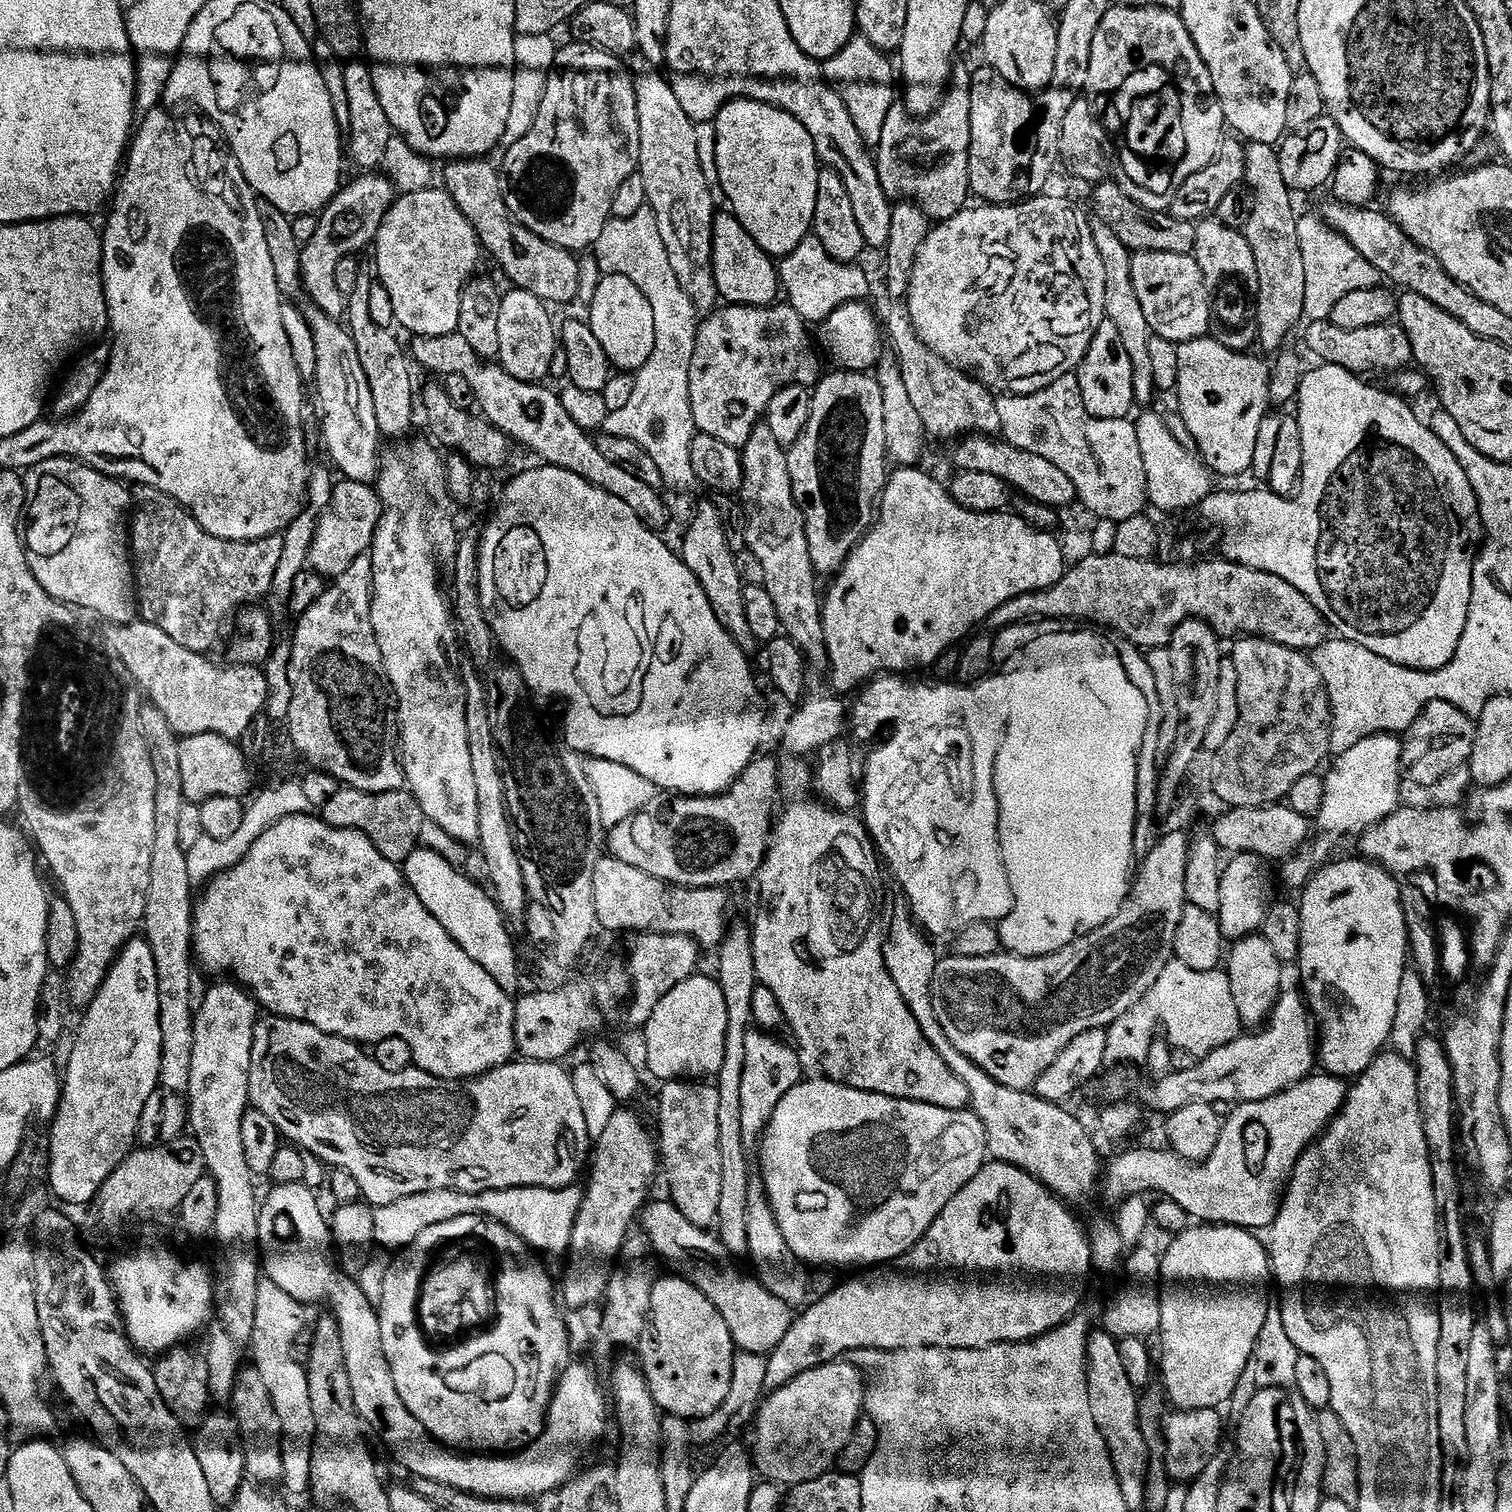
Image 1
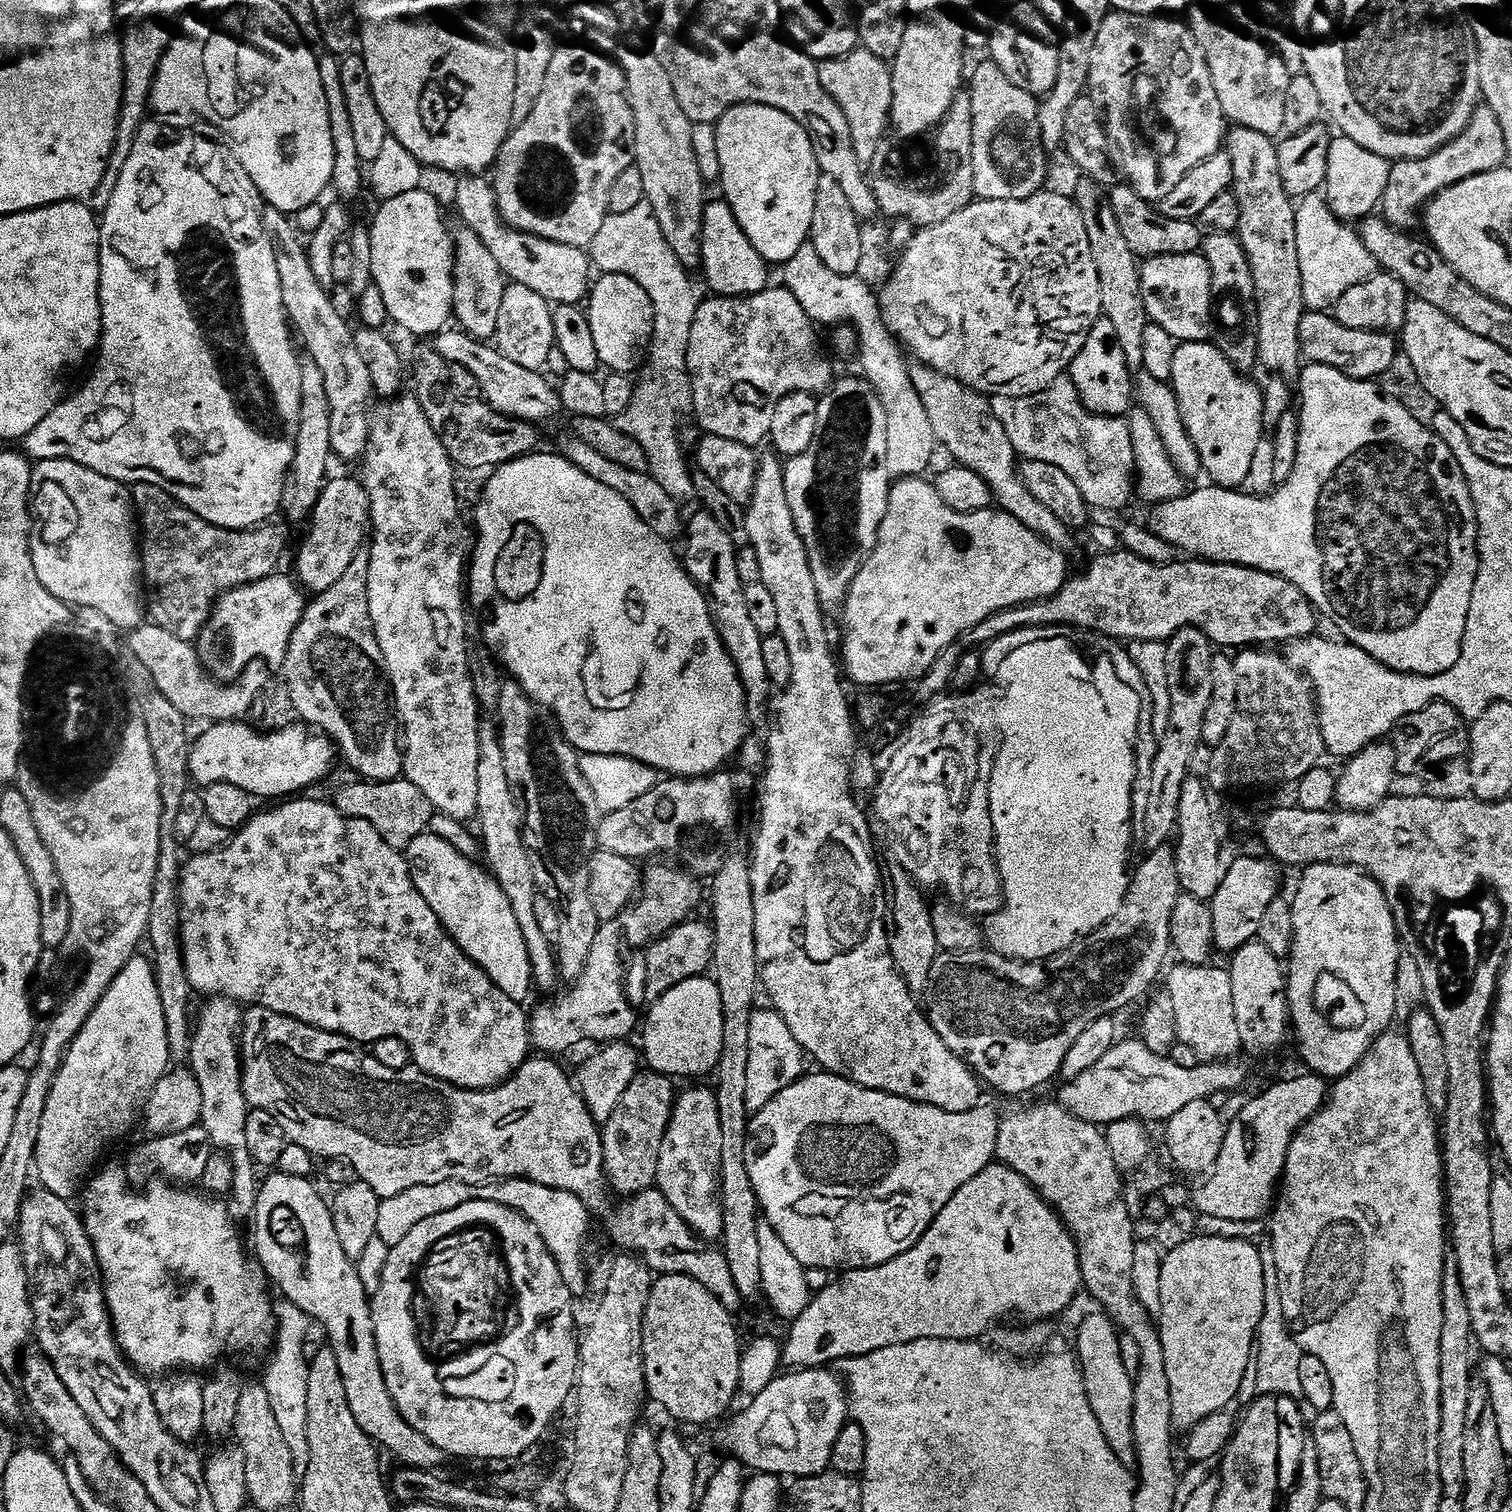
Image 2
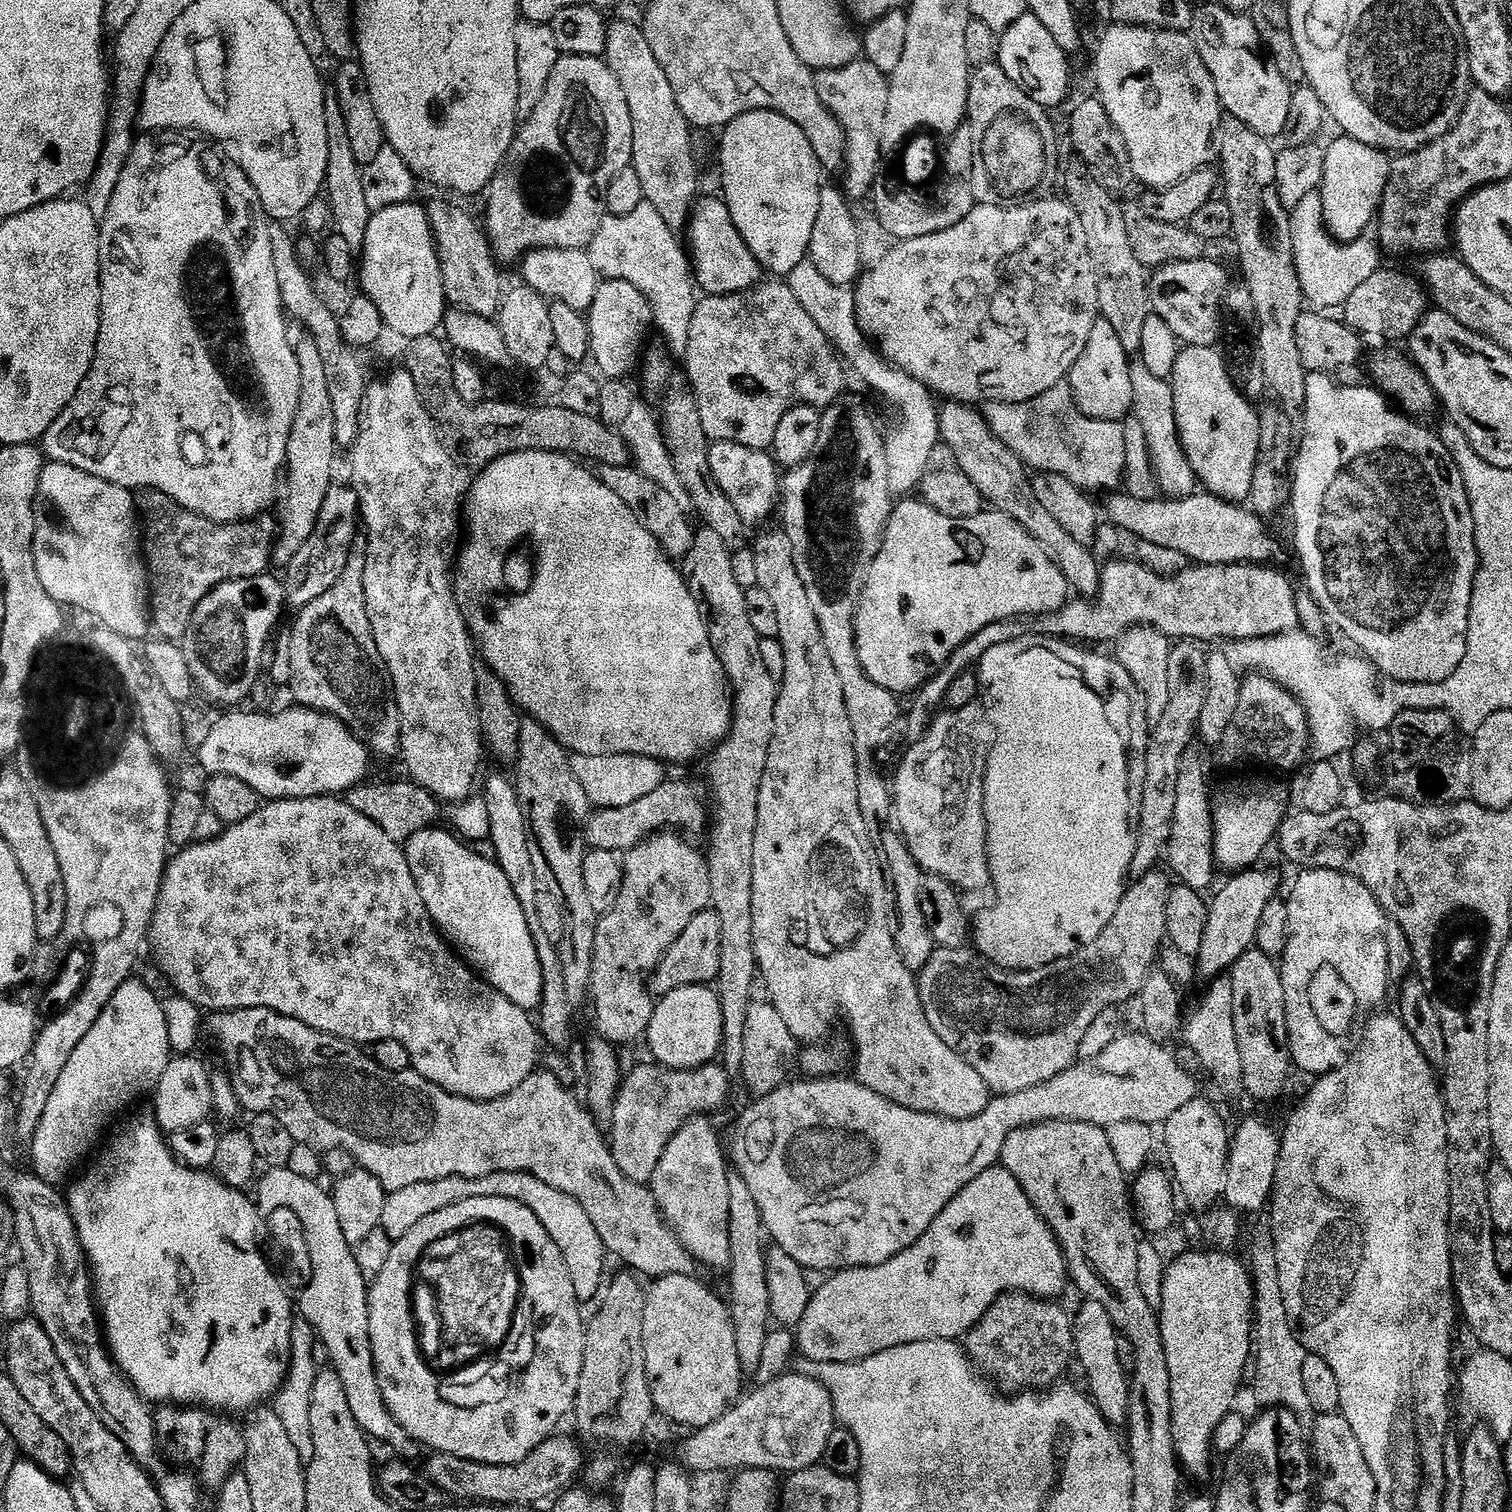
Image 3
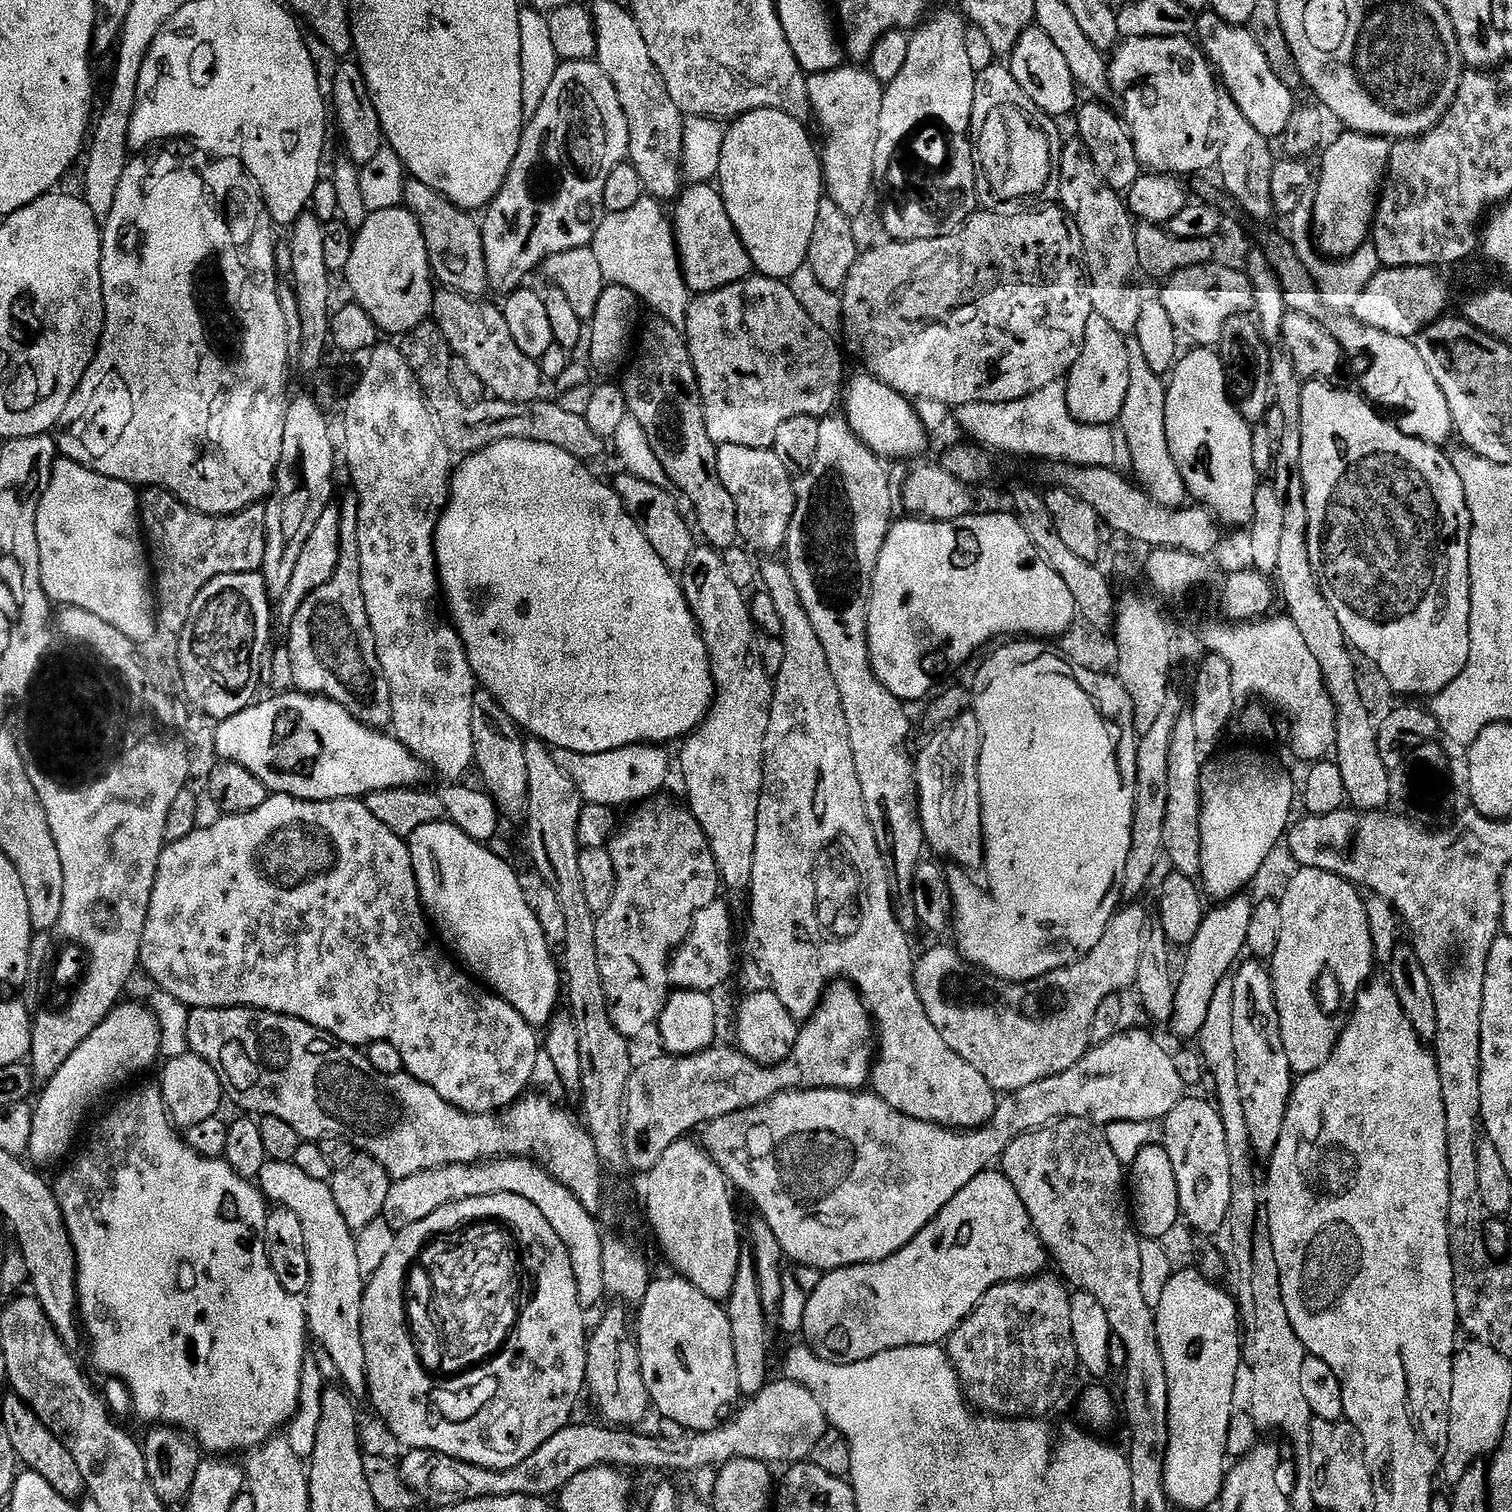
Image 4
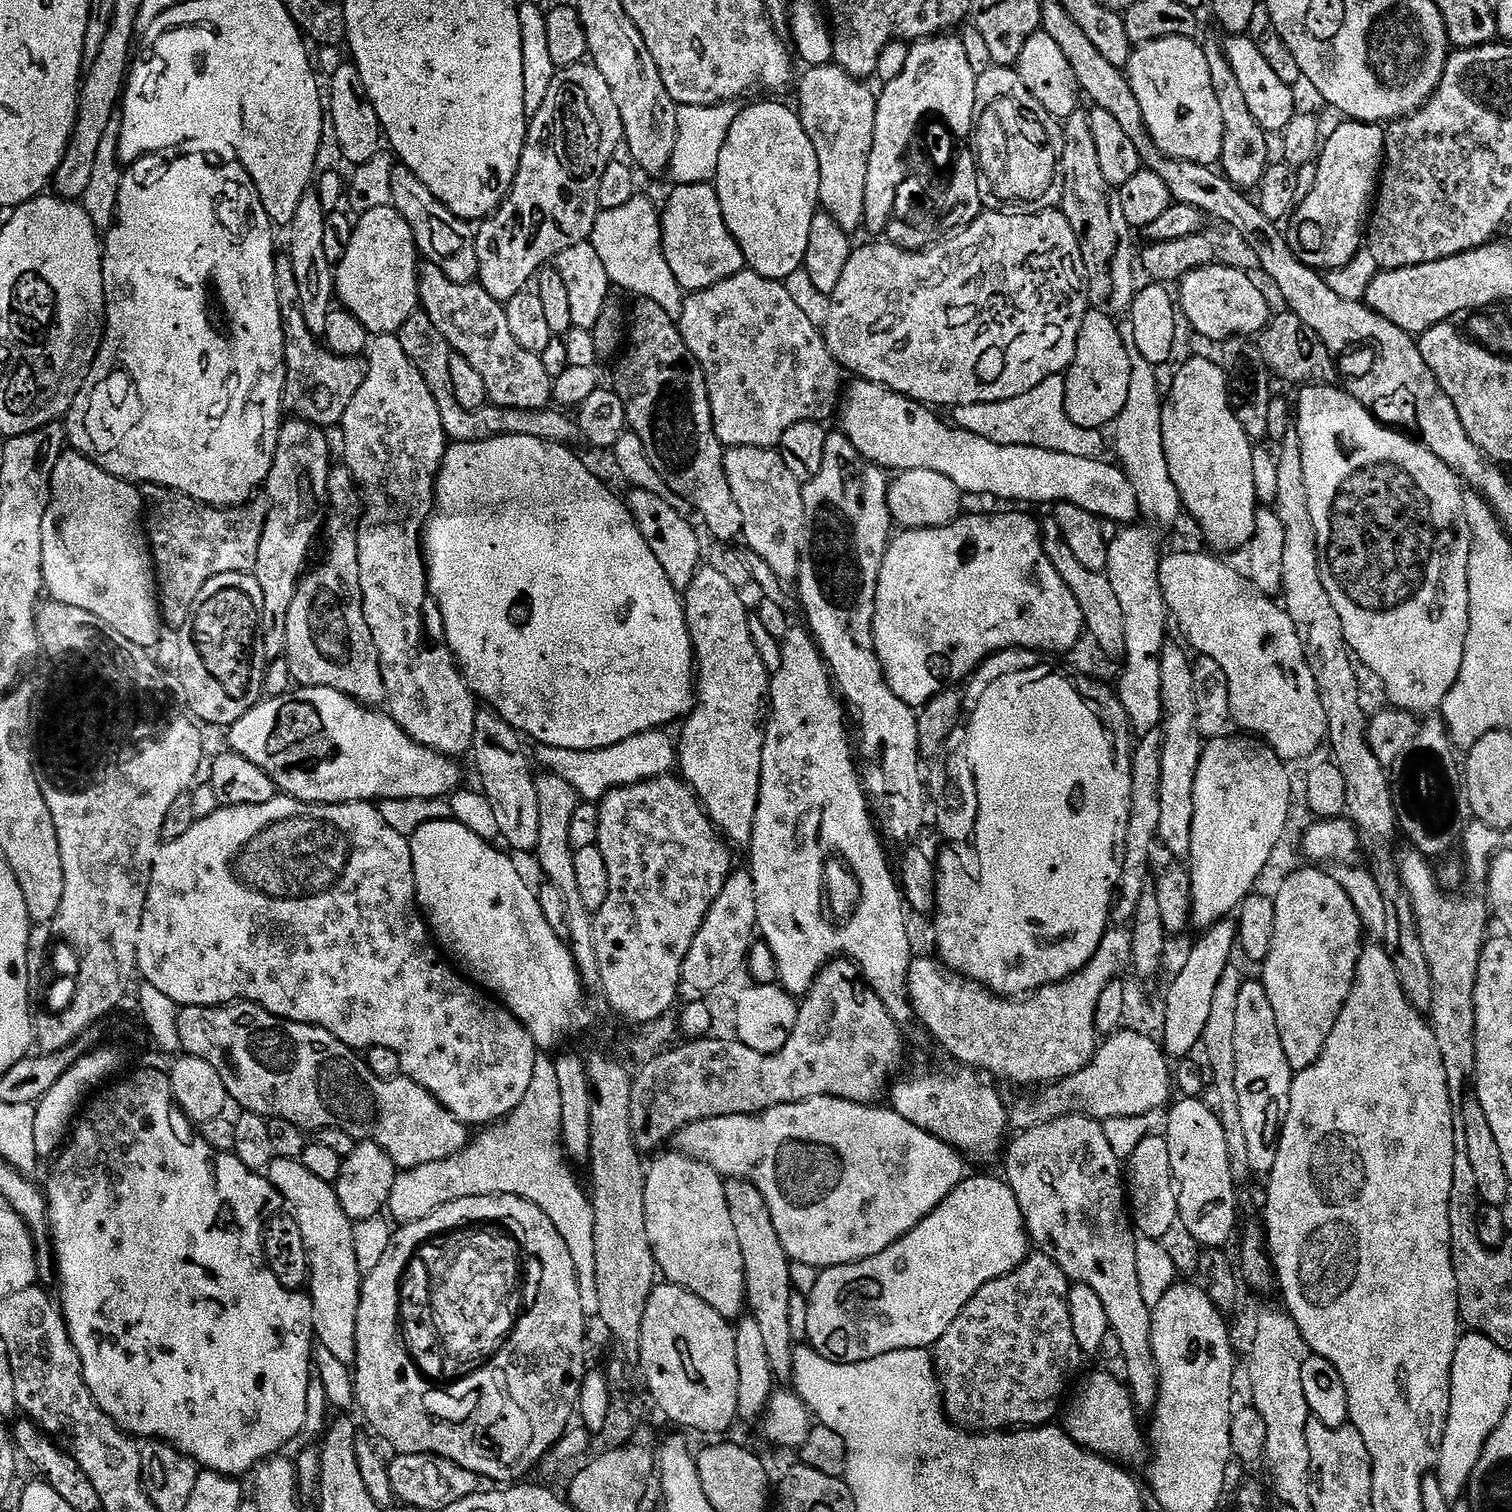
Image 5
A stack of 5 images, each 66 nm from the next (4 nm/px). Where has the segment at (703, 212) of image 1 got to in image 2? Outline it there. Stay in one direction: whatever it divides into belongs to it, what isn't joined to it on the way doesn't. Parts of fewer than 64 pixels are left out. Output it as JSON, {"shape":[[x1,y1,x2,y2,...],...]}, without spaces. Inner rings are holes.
{"shape":[[621,47,618,63,624,72,624,86,628,105,634,114,634,138,636,139,635,168,642,174,646,186,645,201,654,210,670,250,678,256,678,262,689,270,700,268,702,258,702,224,704,222,704,172,696,157,696,140,692,137,694,125,678,106,674,86,670,86,670,74,666,74,655,52,644,48]]}

